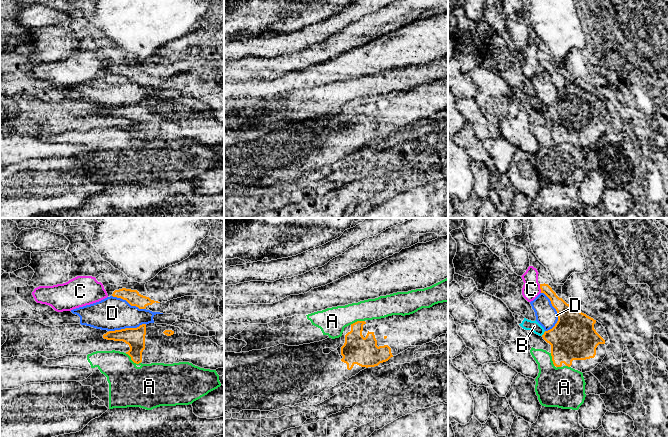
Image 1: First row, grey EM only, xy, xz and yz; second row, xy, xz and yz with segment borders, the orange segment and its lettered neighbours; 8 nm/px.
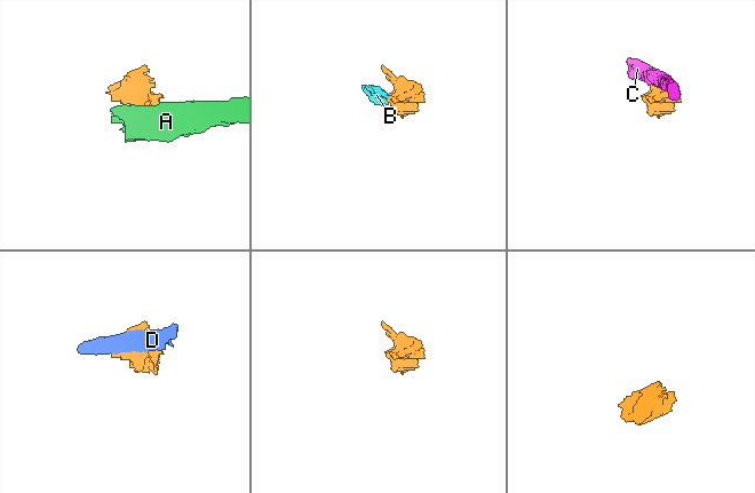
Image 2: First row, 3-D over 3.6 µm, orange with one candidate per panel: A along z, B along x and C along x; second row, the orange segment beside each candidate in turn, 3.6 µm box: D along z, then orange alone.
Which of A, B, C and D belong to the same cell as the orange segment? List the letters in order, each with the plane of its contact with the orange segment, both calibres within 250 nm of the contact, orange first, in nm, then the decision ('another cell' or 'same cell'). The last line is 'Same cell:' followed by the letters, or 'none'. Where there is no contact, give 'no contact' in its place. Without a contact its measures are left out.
A: xy | 160/360 nm | another cell
B: yz | 360/90 nm | another cell
C: yz | 120/140 nm | another cell
D: yz | 360/180 nm | another cell
Same cell: none

